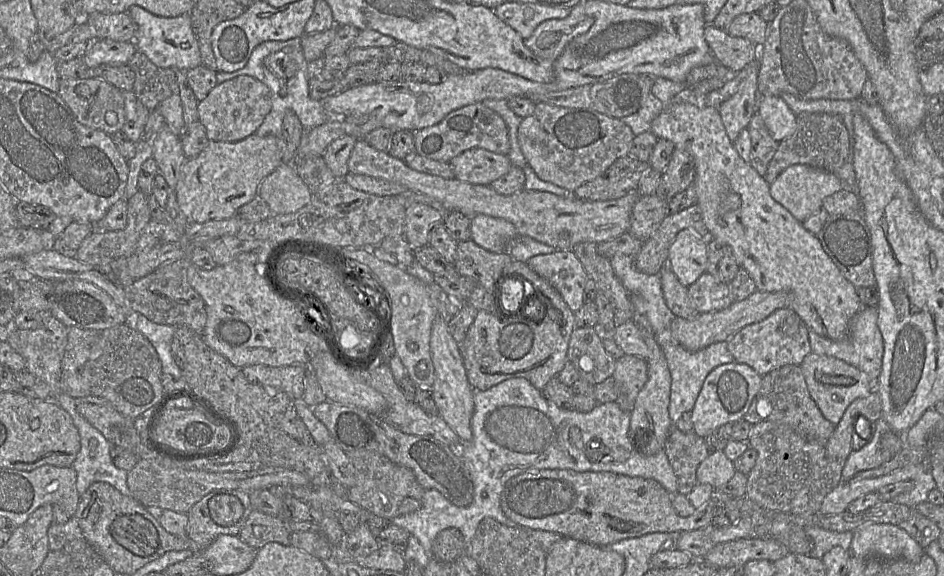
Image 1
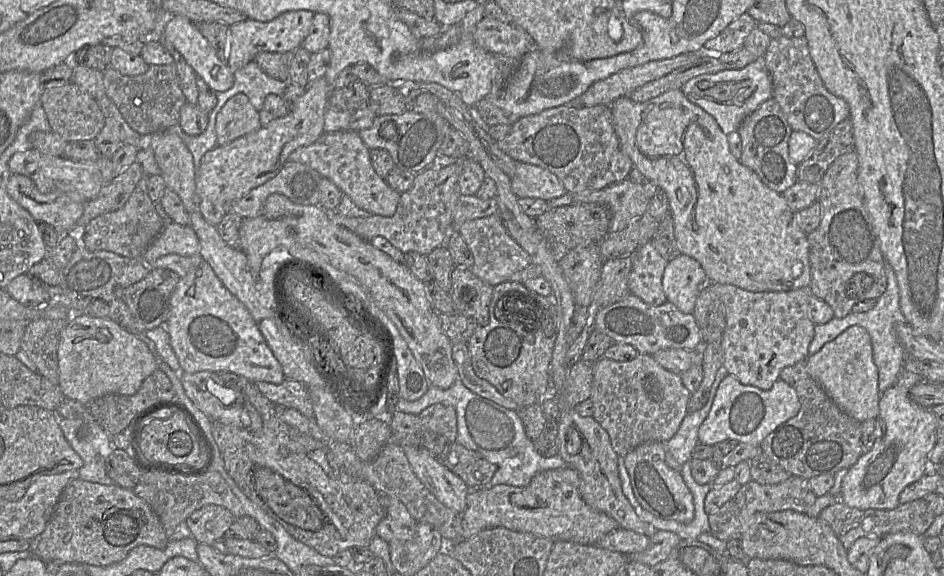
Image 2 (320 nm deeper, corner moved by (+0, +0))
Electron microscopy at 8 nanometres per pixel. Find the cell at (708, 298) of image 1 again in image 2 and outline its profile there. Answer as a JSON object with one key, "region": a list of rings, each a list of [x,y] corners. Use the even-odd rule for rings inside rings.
{"region":[[[633,294],[612,305],[599,309],[591,319],[594,329],[608,335],[613,342],[629,344],[635,347],[638,353],[653,355],[664,349],[695,350],[701,348],[701,335],[694,315],[685,314],[675,305],[666,301],[660,306],[651,306]]]}

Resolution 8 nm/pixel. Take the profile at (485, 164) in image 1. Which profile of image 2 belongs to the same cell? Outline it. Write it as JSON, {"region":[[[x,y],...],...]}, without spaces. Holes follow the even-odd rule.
{"region":[[[515,163],[515,174],[510,177],[511,190],[518,198],[538,198],[545,201],[558,198],[567,193],[559,178],[549,170],[533,164]]]}

